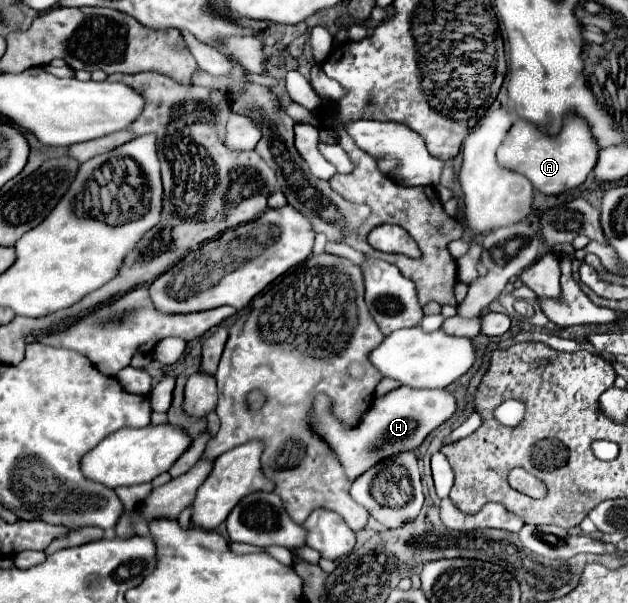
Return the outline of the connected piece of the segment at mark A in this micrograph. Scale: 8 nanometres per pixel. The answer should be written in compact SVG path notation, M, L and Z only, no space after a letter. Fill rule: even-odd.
M566 117L564 129L558 137L548 137L532 127L532 123L516 119L508 129L508 137L496 151L496 159L504 169L524 175L532 187L544 195L558 195L580 187L592 171L592 165L596 165L596 157L598 145L594 143L594 137L588 133L588 127L584 121L580 121L580 117Z

